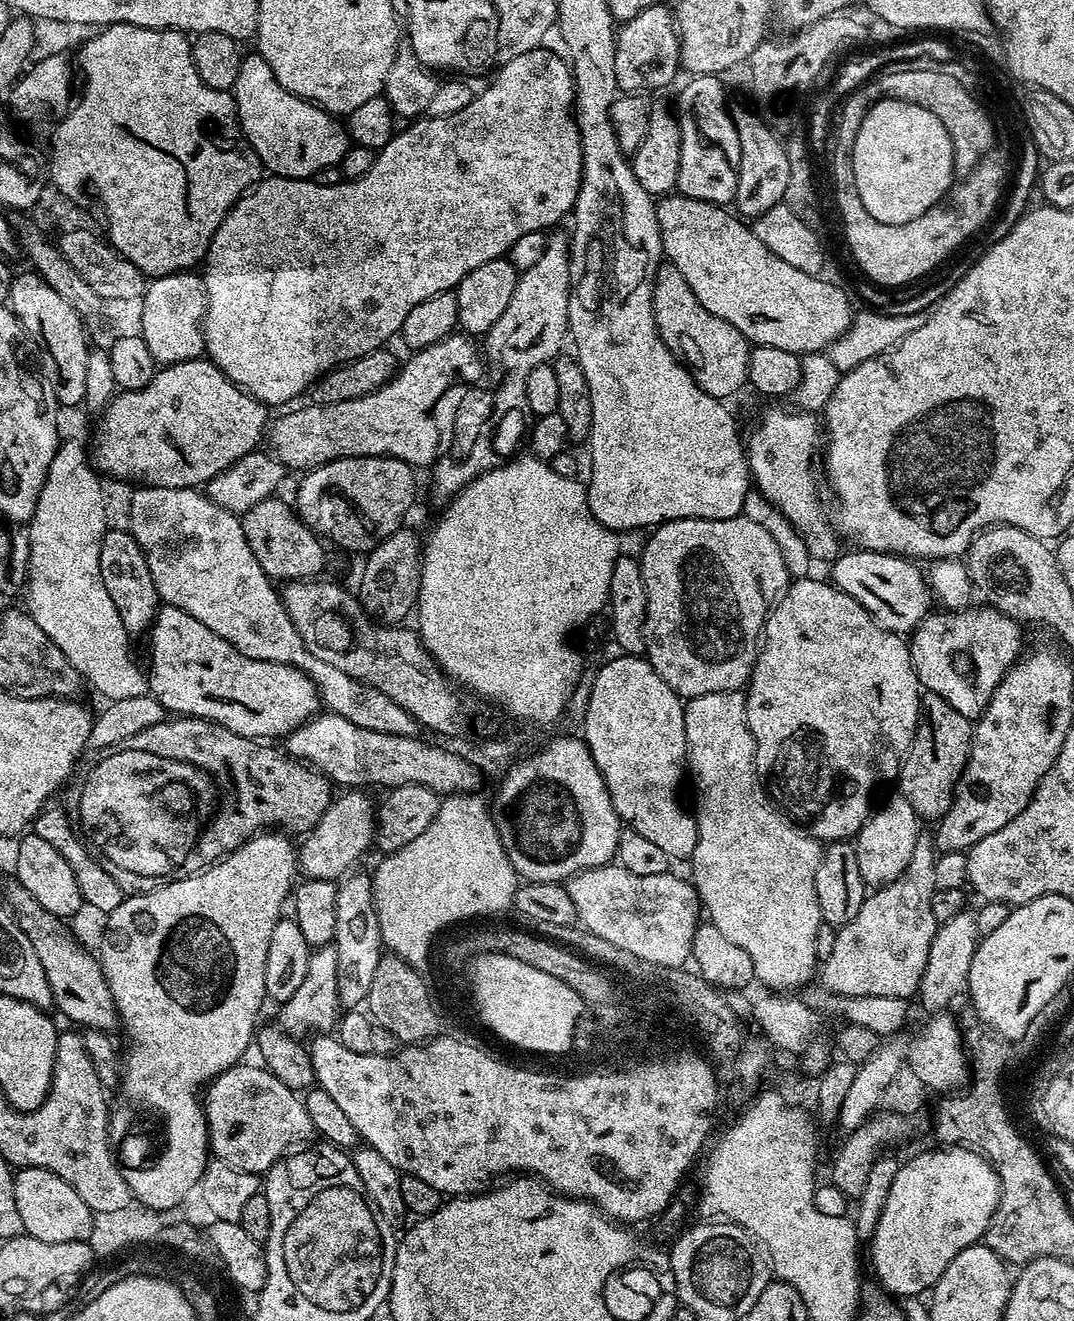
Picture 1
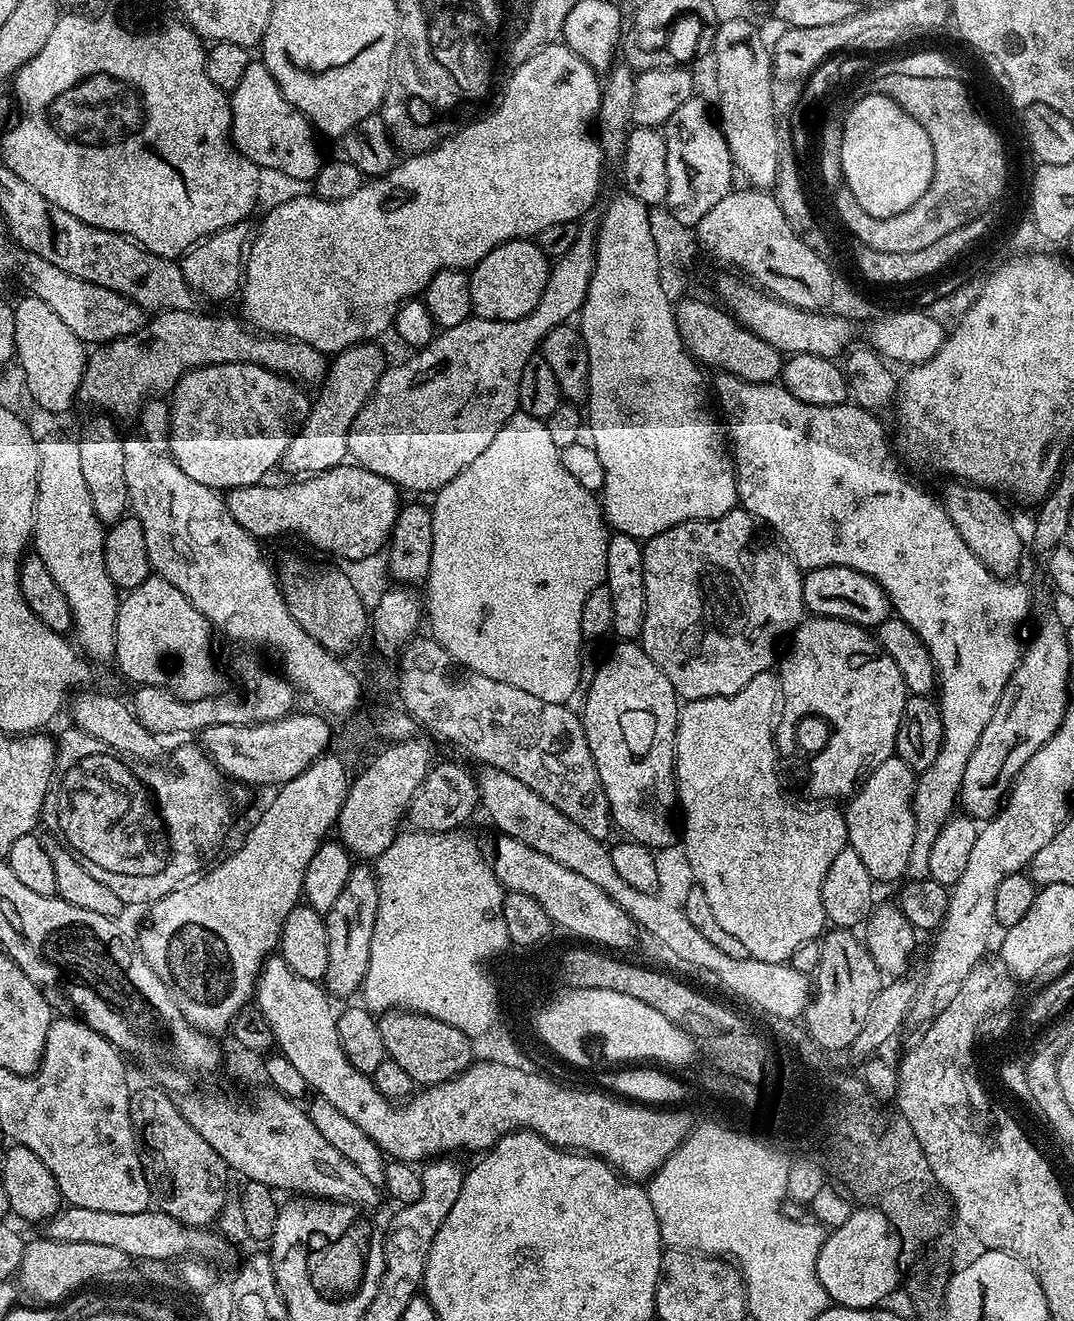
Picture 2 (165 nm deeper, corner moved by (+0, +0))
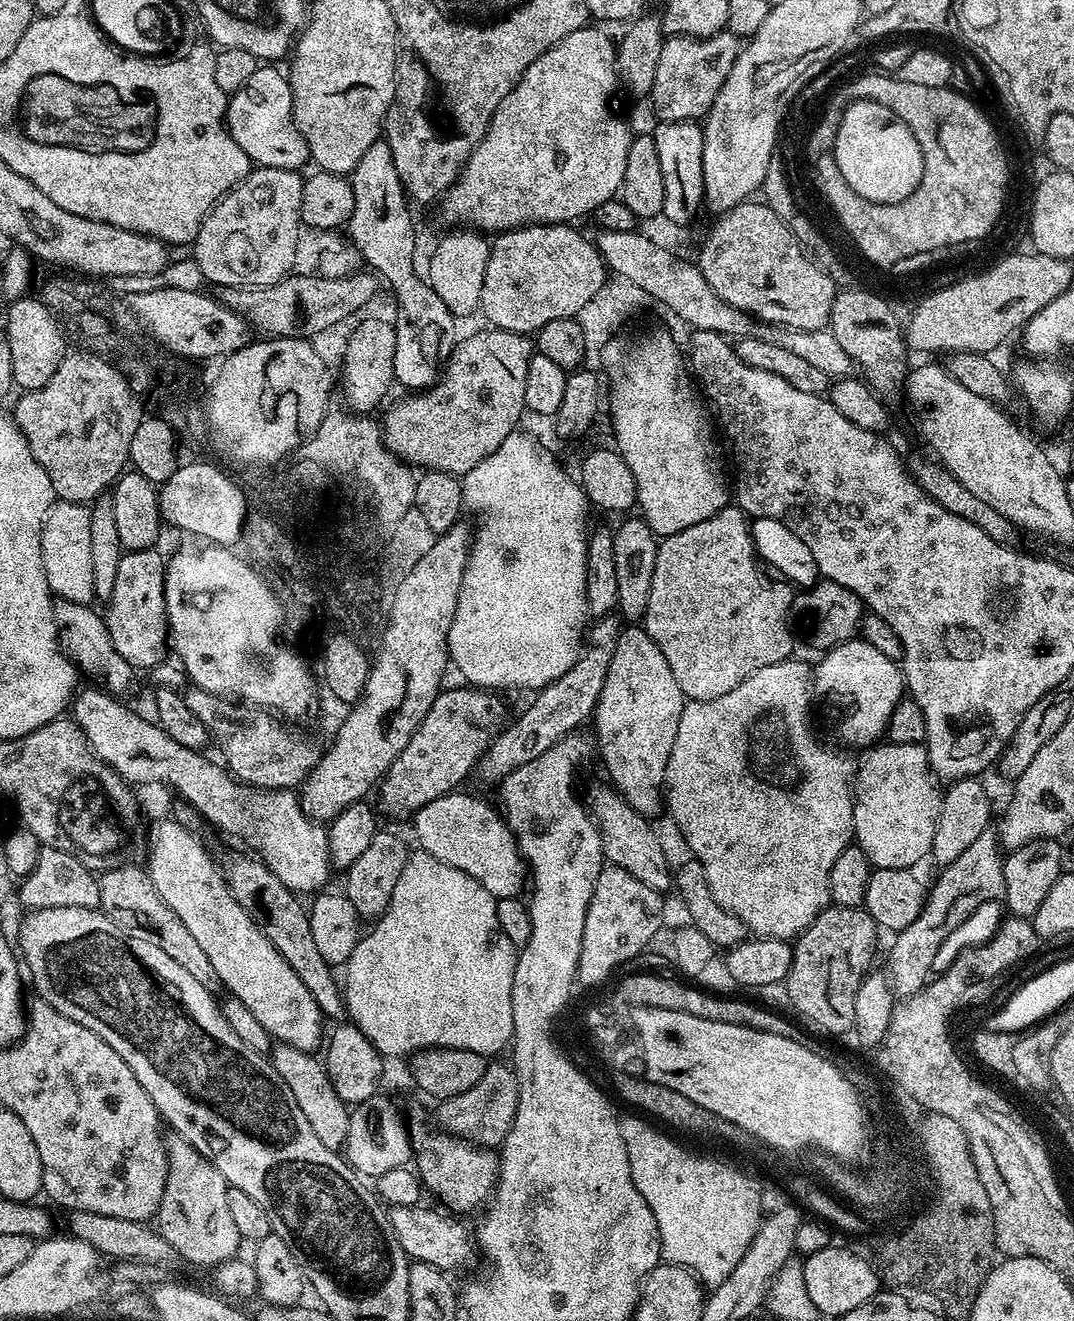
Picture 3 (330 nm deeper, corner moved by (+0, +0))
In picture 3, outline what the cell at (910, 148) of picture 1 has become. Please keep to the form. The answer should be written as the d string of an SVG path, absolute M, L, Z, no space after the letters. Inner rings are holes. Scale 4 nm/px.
M853 100L843 109L834 155L842 175L861 195L879 204L902 202L922 182L922 150L906 122L873 100Z

